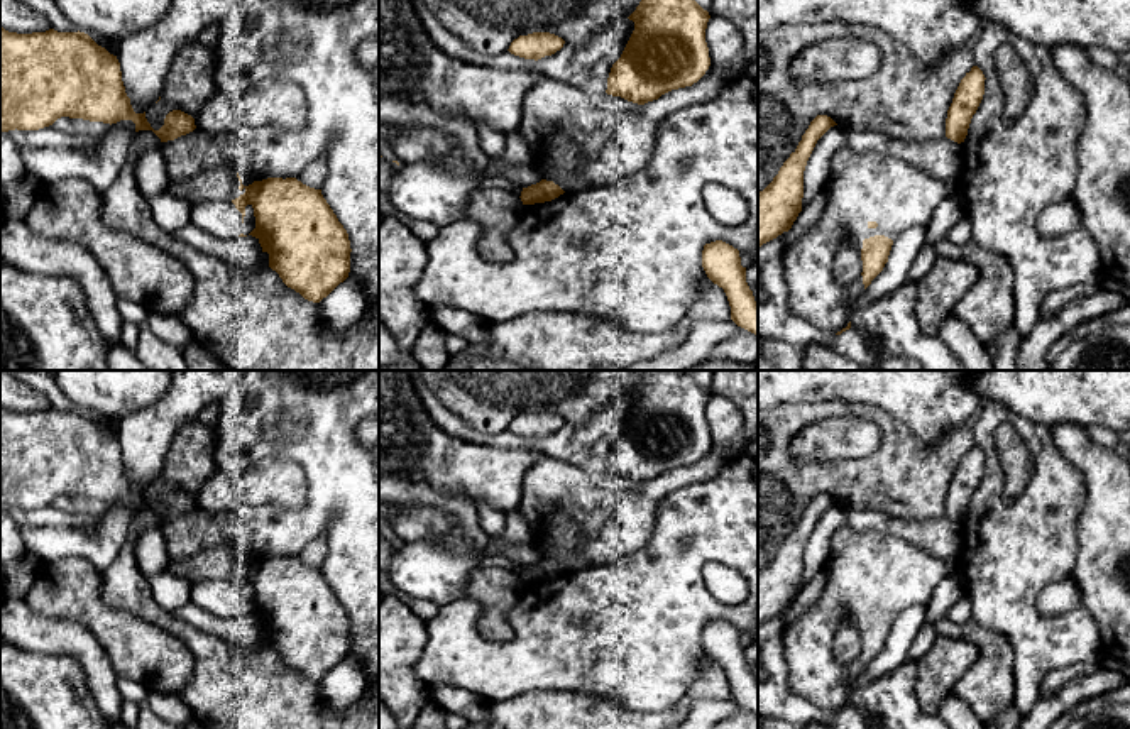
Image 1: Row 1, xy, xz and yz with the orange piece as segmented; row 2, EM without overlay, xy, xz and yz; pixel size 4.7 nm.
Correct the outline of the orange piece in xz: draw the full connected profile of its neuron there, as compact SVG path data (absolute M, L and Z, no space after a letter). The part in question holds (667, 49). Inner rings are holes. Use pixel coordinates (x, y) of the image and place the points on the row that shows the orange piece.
M641 0L628 19L634 30L611 68L607 95L645 105L705 74L710 15L695 0Z

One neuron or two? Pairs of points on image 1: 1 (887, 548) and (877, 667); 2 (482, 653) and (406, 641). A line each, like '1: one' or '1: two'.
1: two
2: two

